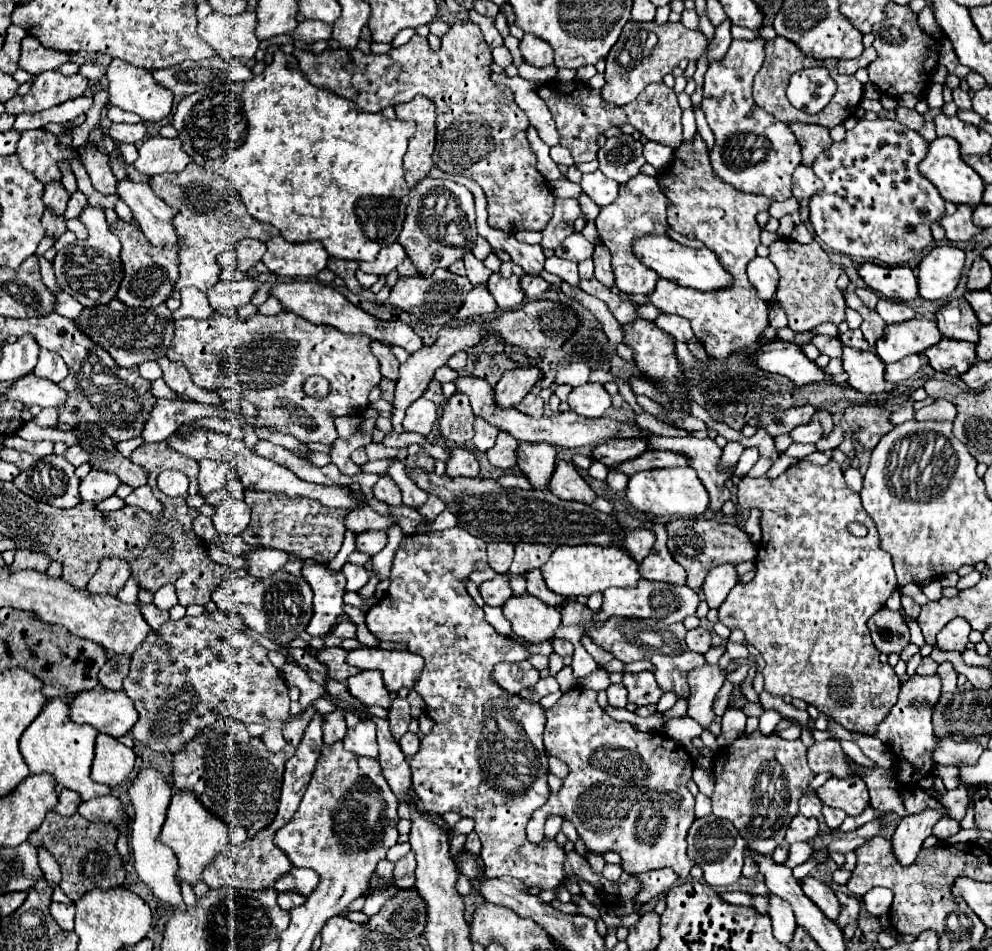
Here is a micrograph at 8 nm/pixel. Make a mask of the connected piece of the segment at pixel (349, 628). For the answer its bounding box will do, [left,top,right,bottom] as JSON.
[332,621,356,639]

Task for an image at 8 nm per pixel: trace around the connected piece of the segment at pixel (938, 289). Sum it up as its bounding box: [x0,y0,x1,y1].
[918,245,964,301]

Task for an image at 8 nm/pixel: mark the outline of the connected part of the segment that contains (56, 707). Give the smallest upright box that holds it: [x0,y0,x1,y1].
[20,697,110,801]

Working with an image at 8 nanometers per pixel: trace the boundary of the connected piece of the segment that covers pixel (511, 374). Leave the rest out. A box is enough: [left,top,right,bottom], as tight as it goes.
[494,367,540,409]

